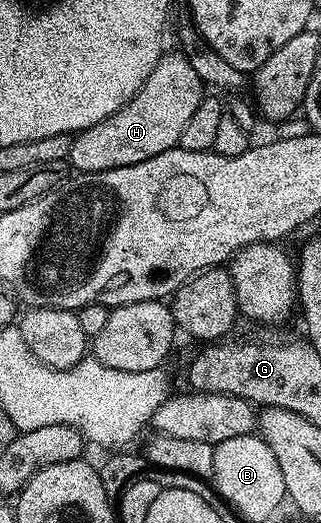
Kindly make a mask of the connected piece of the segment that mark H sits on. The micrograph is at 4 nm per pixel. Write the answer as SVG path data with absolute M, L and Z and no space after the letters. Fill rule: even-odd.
M162 54L158 58L153 72L139 93L127 101L127 105L111 113L111 117L72 136L68 162L71 167L73 163L74 172L90 175L127 165L139 165L139 161L147 161L178 146L187 120L195 114L195 109L199 109L199 101L206 98L207 87L184 54L176 54Z

